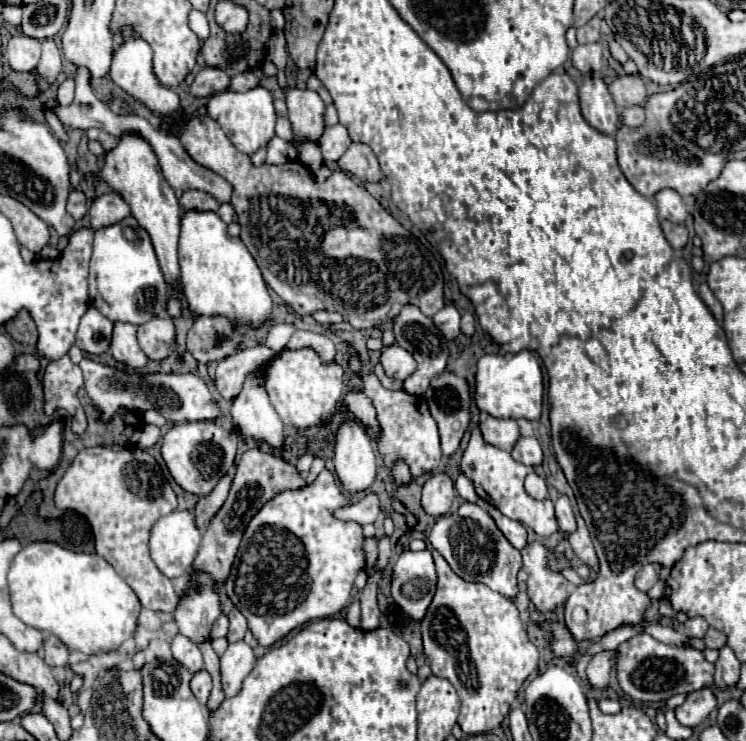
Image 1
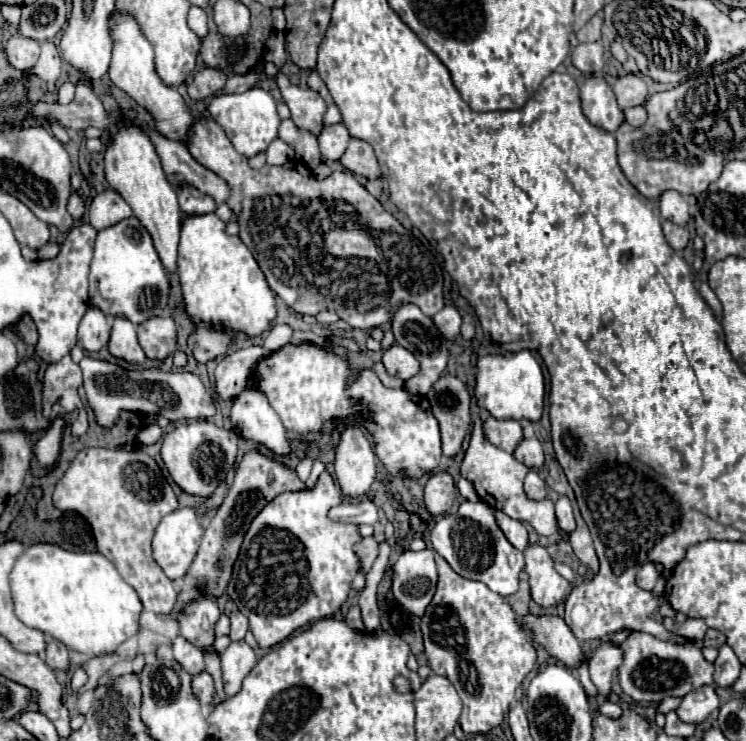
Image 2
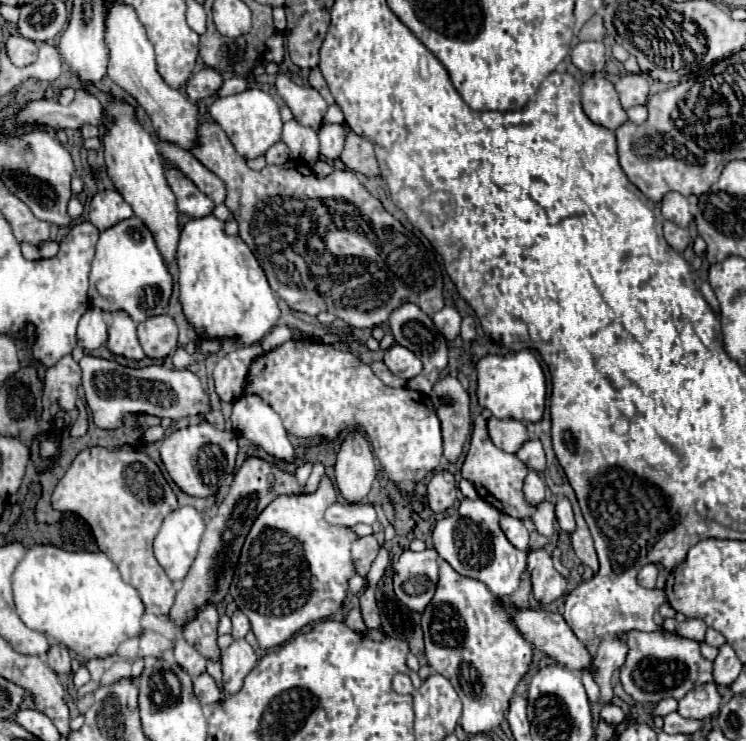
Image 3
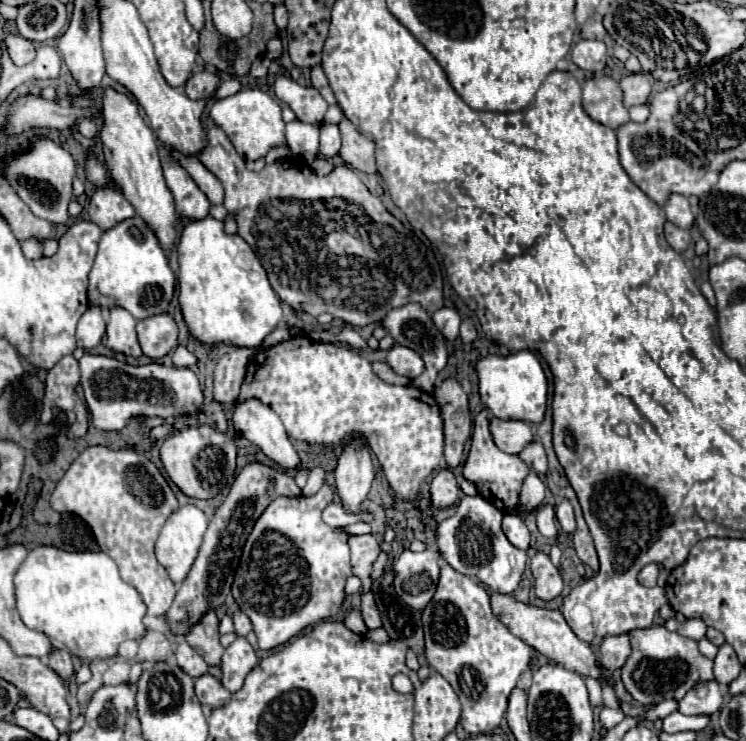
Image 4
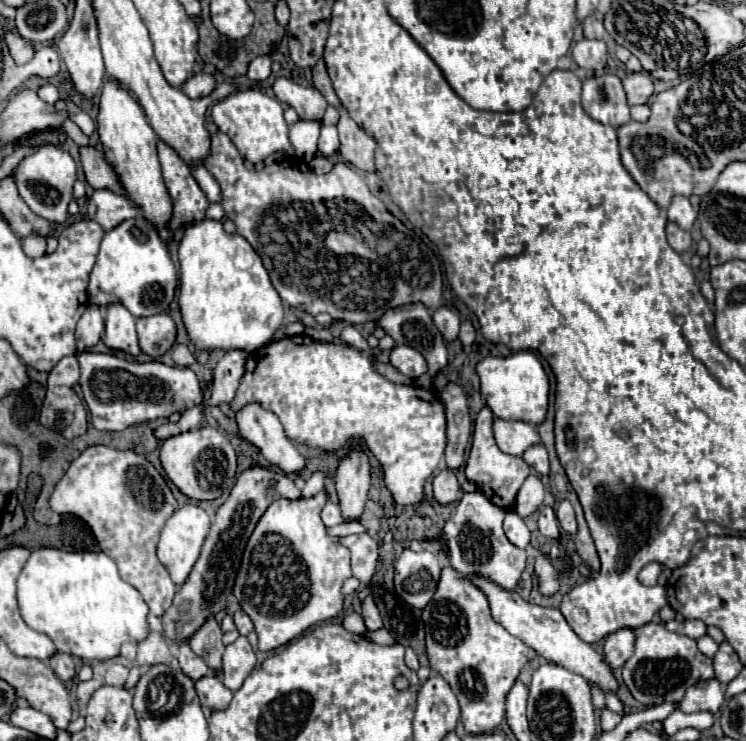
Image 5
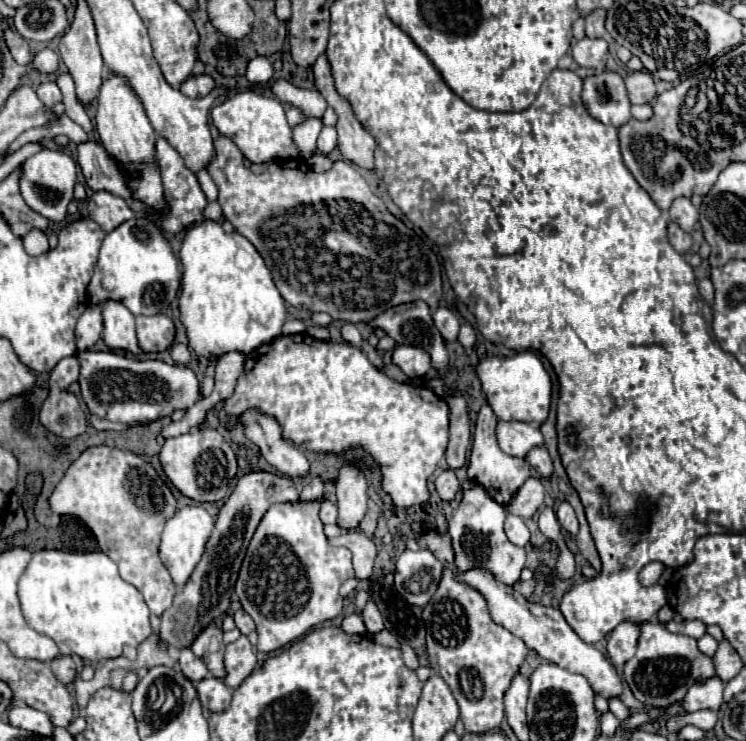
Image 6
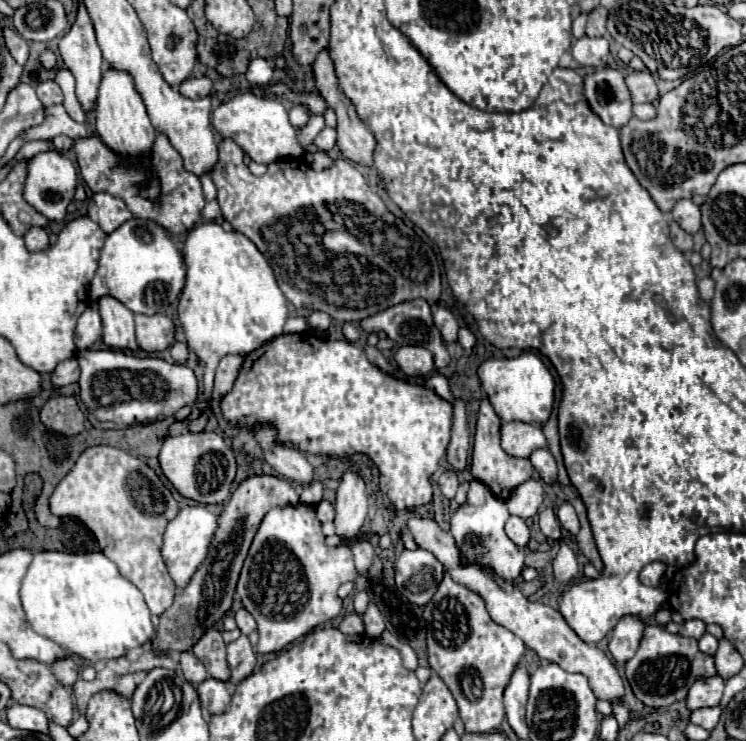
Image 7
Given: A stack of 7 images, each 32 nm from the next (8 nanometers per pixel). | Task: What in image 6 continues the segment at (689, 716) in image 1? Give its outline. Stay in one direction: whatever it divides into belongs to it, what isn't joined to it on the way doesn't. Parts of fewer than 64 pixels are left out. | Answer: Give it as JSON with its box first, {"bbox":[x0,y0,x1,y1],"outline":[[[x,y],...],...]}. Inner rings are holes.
{"bbox":[682,676,724,712],"outline":[[[718,676],[714,678],[708,678],[708,680],[700,680],[696,682],[686,698],[682,700],[682,708],[686,712],[696,712],[696,710],[720,710],[722,706],[722,690],[724,690],[724,684]]]}

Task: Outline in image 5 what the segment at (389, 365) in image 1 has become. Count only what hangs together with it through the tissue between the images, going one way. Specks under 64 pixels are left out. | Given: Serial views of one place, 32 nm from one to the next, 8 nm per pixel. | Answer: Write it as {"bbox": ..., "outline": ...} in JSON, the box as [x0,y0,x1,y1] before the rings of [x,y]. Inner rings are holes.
{"bbox":[390,346,426,380],"outline":[[[394,346],[390,352],[390,364],[412,380],[416,380],[426,372],[424,356],[410,346]]]}

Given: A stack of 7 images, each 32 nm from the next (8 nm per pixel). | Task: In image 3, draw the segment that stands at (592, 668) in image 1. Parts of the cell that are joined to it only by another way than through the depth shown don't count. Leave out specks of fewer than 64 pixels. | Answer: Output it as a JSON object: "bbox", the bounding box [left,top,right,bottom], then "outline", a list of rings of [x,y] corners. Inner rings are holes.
{"bbox":[592,636,626,702],"outline":[[[614,636],[602,638],[596,656],[592,658],[592,678],[594,682],[600,686],[600,694],[606,696],[606,702],[612,702],[614,692],[610,686],[610,678],[614,674],[614,670],[618,670],[624,664],[626,658],[626,642],[618,640]]]}

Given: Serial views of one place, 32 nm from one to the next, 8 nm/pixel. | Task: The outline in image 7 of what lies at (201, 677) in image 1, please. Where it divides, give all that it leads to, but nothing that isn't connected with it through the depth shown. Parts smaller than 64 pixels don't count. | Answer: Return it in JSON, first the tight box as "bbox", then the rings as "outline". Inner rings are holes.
{"bbox":[198,678,232,714],"outline":[[[206,678],[204,682],[198,684],[198,696],[202,702],[202,710],[208,714],[220,714],[228,708],[230,698],[232,698],[232,688],[216,678]]]}

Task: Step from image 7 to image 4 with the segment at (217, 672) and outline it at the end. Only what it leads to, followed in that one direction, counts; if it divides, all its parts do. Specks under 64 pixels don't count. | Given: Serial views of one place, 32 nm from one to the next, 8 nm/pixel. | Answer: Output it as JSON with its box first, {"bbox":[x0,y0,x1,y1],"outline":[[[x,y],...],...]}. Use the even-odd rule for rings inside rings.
{"bbox":[184,610,224,664],"outline":[[[208,610],[192,630],[184,636],[186,642],[208,662],[208,664],[220,664],[224,648],[220,646],[218,638],[218,616],[214,610]]]}

